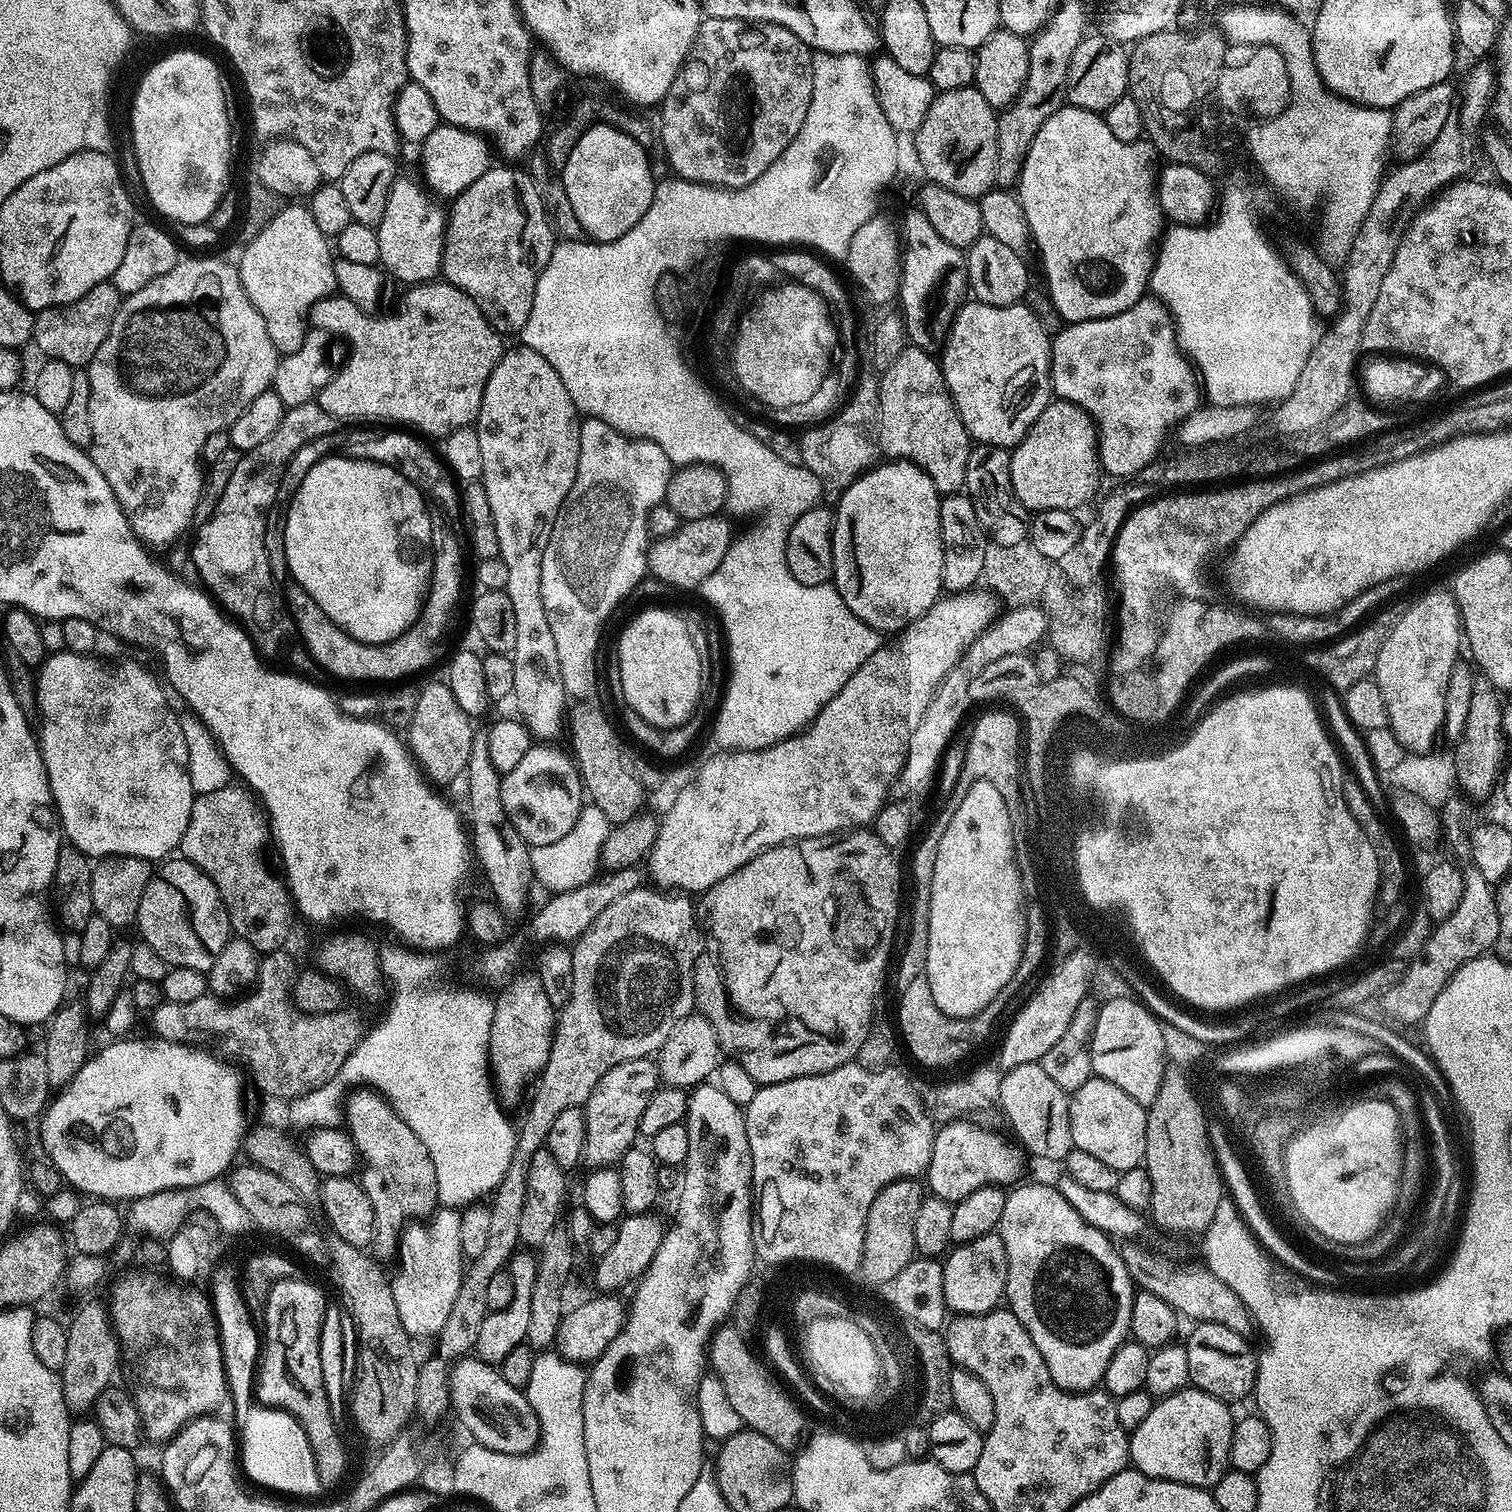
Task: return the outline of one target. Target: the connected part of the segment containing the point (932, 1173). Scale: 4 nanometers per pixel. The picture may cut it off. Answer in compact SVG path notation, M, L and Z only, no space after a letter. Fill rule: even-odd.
M952 1120L949 1124L939 1125L936 1128L934 1150L926 1173L927 1191L943 1200L955 1202L966 1198L966 1194L974 1194L974 1190L991 1184L1015 1185L1024 1172L1025 1157L1021 1149L1005 1136L999 1136L980 1124L971 1124L968 1120Z

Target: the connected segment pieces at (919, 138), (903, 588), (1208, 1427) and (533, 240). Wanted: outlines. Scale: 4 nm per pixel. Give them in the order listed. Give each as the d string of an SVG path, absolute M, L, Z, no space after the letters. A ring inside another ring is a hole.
M975 86L936 94L924 121L914 133L916 156L920 159L921 170L928 175L927 179L963 196L979 198L991 192L996 182L997 115L997 109L982 98Z
M897 460L895 462L877 463L868 469L864 475L851 484L849 488L843 489L839 493L840 501L834 504L834 519L832 522L832 579L831 583L842 594L842 602L850 606L850 610L866 626L870 626L875 632L881 634L895 634L901 632L907 624L913 624L919 616L926 614L930 606L934 606L936 601L942 595L944 583L942 582L942 530L940 529L940 501L941 493L936 491L934 482L930 482L928 475L918 466L909 464L906 460Z
M1191 1386L1176 1392L1172 1396L1157 1399L1152 1405L1150 1415L1130 1433L1128 1454L1131 1467L1155 1480L1182 1482L1195 1488L1211 1489L1222 1478L1229 1467L1230 1438L1234 1415L1225 1401Z
M490 166L478 182L466 186L462 194L451 201L452 209L446 212L444 226L444 262L442 276L447 283L462 290L482 310L482 314L492 323L492 327L501 334L519 334L530 318L530 306L534 306L536 278L550 262L554 247L554 229L544 211L540 197L540 186L527 171L516 168L520 166Z

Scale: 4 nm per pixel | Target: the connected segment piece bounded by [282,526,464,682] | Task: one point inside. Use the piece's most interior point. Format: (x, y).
(418, 647)

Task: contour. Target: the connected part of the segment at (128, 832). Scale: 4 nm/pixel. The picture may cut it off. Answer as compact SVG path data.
M67 650L54 652L45 659L35 673L37 710L39 712L38 743L46 766L48 785L52 791L52 802L67 843L84 853L85 856L89 858L137 856L149 862L160 862L171 857L179 849L182 834L186 834L186 822L190 822L190 810L194 799L188 773L186 738L182 734L180 716L172 713L172 708L168 705L169 693L166 691L165 685L163 683L160 685L138 661L124 660L121 664L107 664L98 657L99 655L96 654L83 656Z

